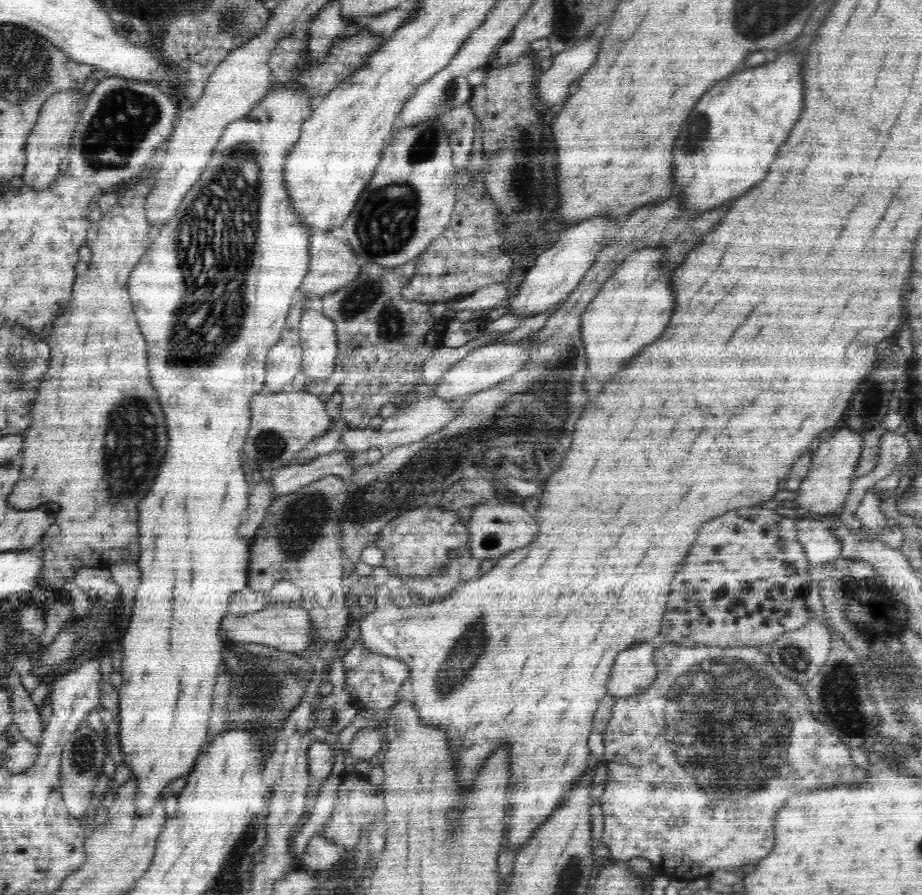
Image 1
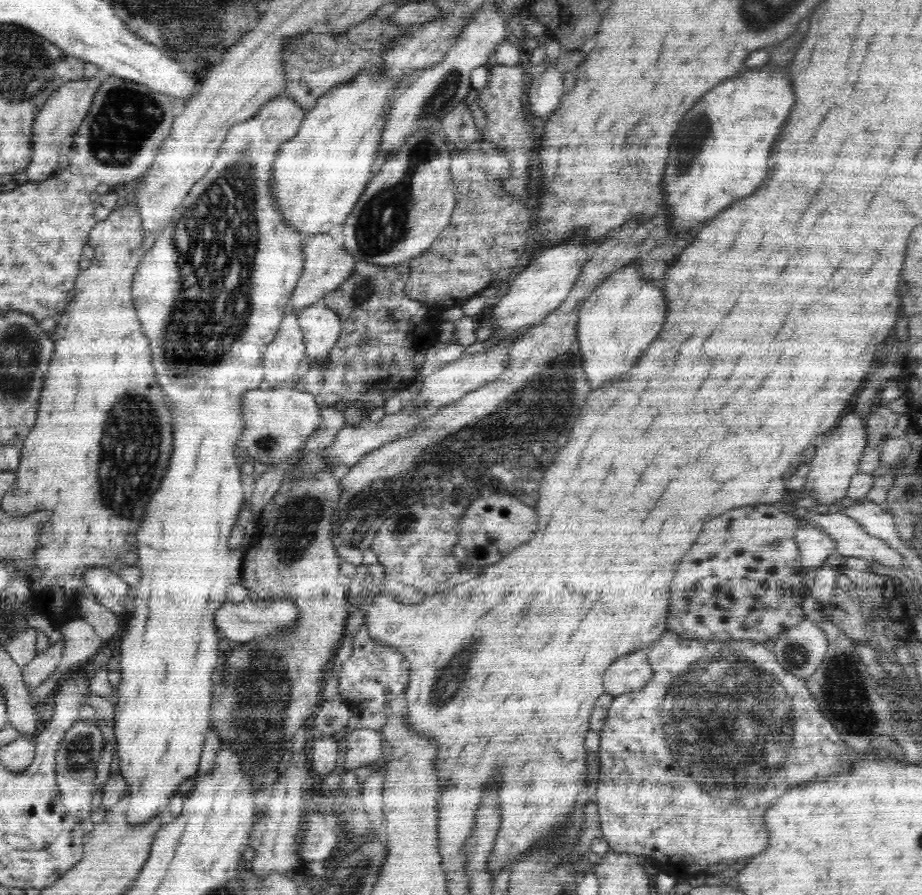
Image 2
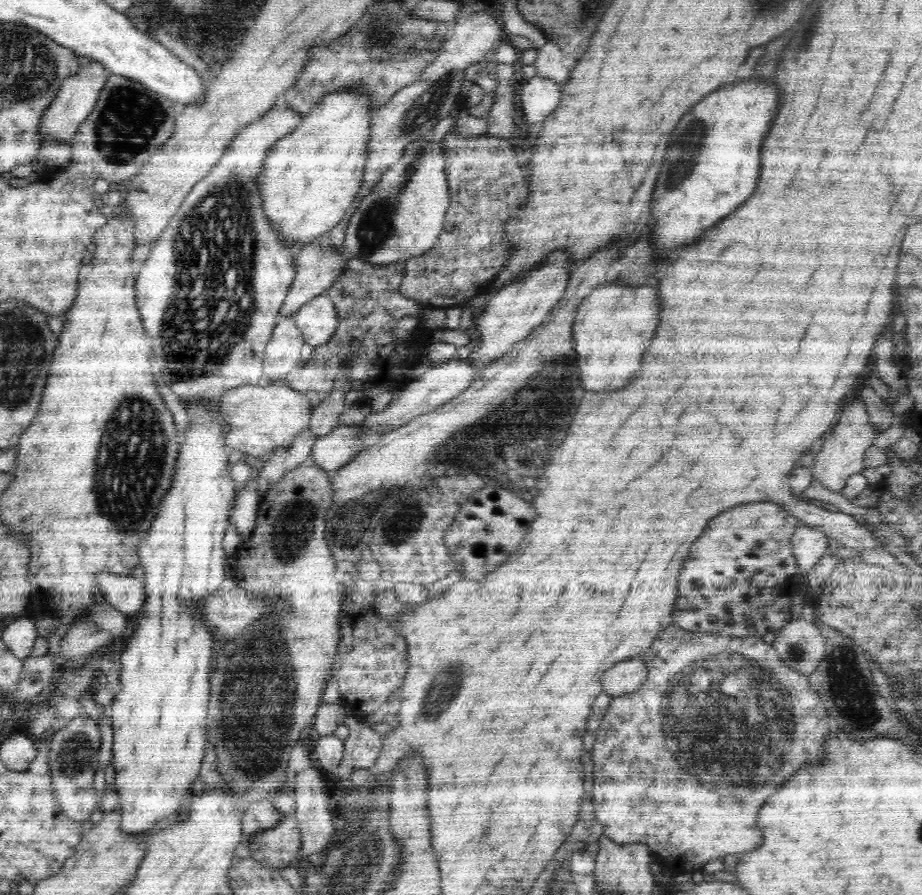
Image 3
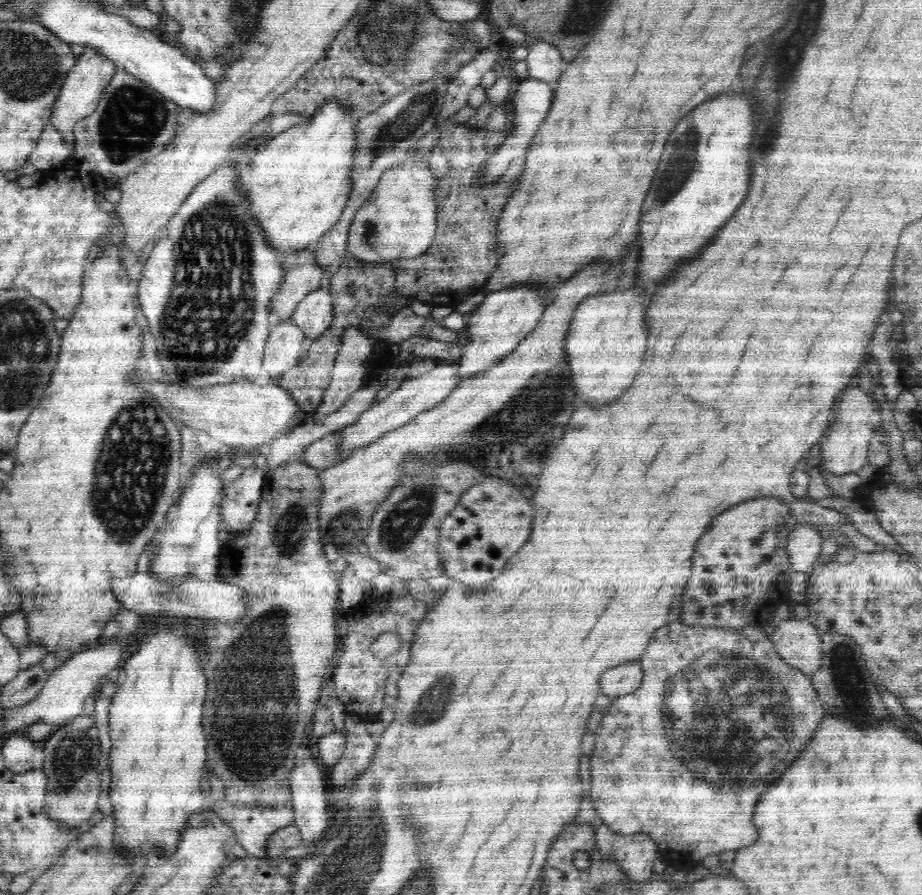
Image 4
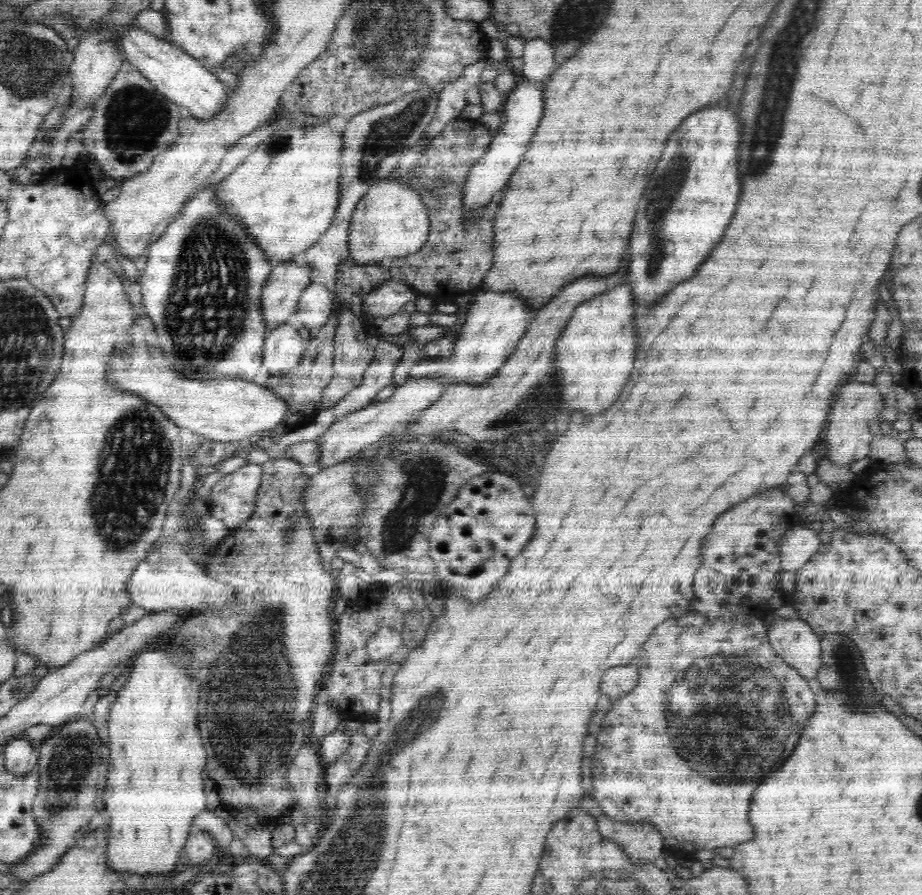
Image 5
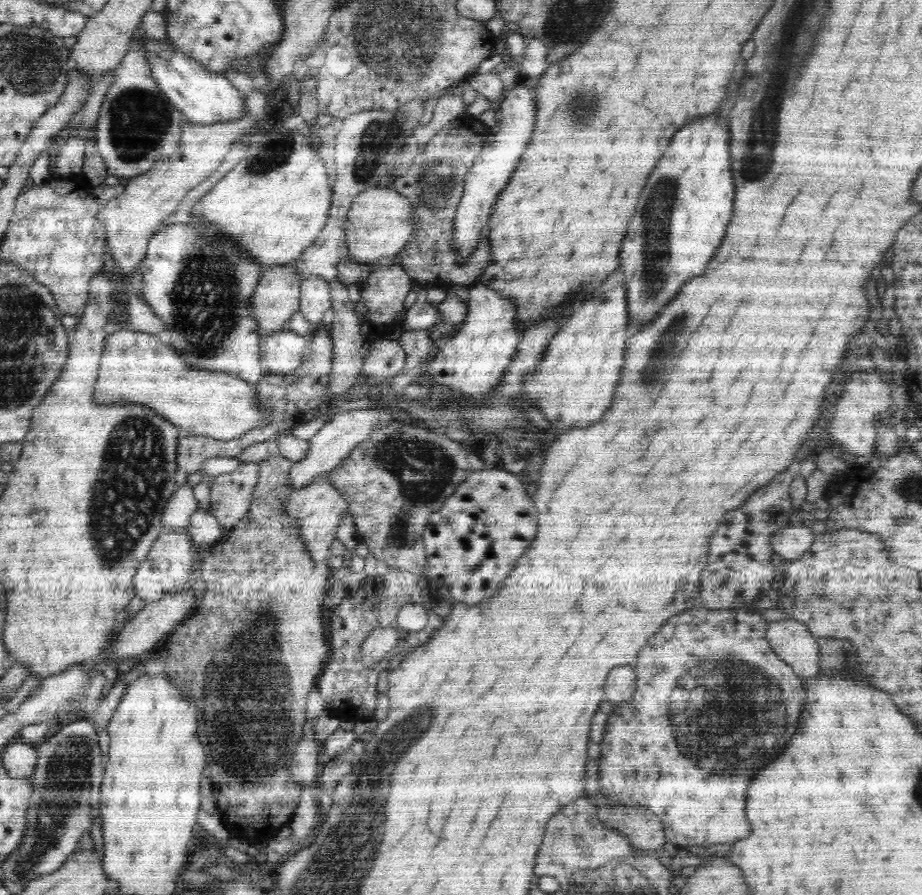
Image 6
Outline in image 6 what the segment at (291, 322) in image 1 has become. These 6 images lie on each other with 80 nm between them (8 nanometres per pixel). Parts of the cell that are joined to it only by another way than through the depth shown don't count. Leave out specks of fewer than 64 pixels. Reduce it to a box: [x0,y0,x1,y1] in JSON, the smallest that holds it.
[261,327,309,377]

